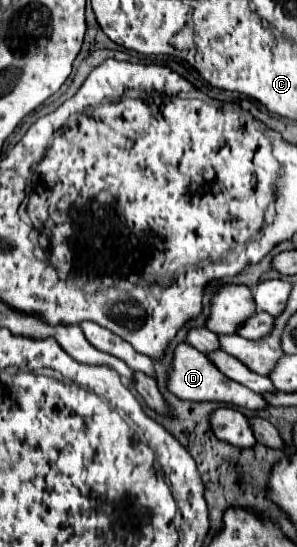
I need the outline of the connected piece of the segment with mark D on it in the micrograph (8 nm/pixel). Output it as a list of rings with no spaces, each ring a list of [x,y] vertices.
[[[178,344],[178,348],[174,350],[174,368],[168,374],[168,390],[182,400],[194,400],[194,402],[226,402],[248,410],[262,410],[268,406],[268,402],[264,402],[264,396],[220,374],[220,370],[216,370],[216,366],[208,362],[208,356],[198,352],[190,344]]]

